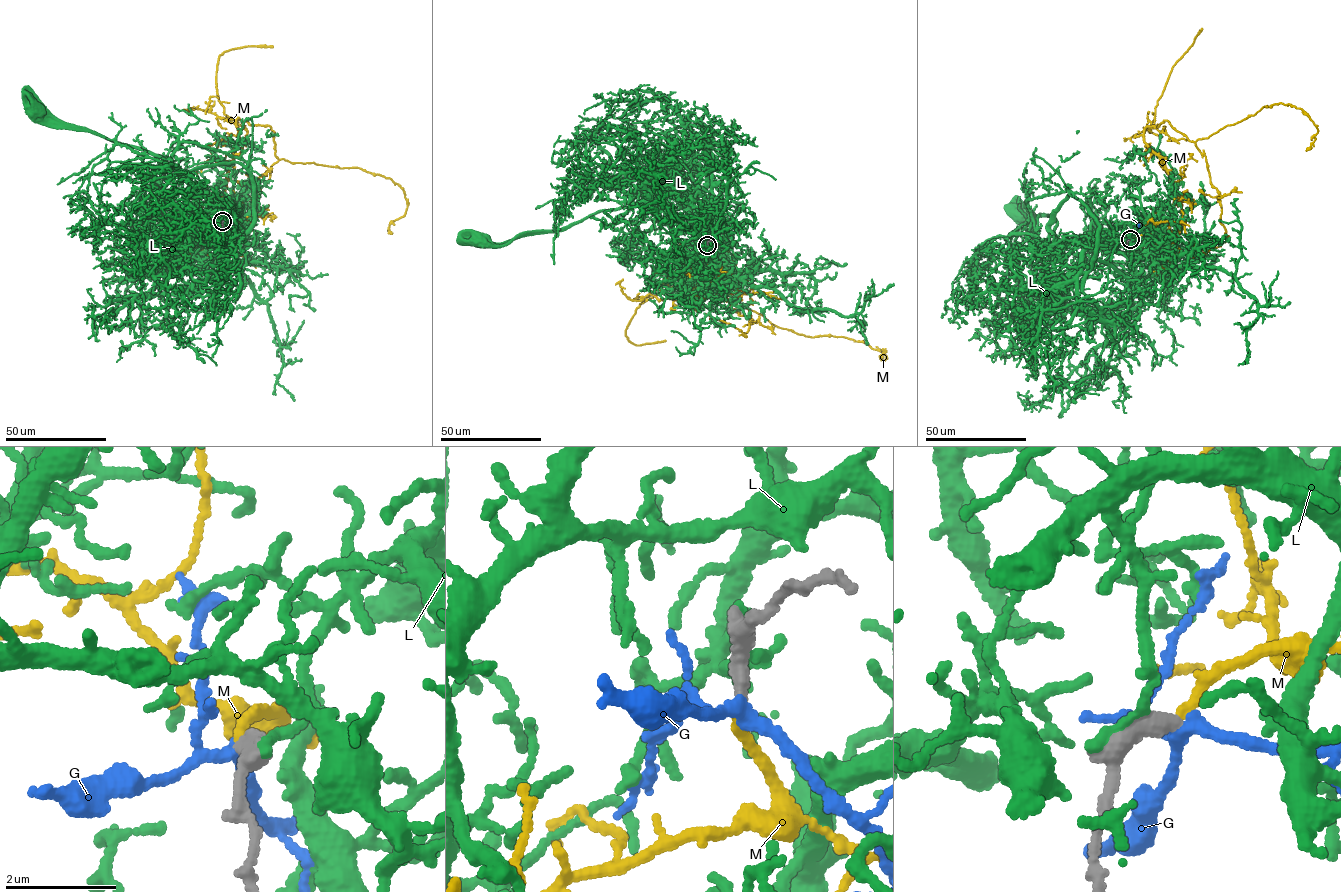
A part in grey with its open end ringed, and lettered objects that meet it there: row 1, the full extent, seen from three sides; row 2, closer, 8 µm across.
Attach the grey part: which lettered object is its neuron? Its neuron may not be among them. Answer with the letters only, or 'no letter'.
M

